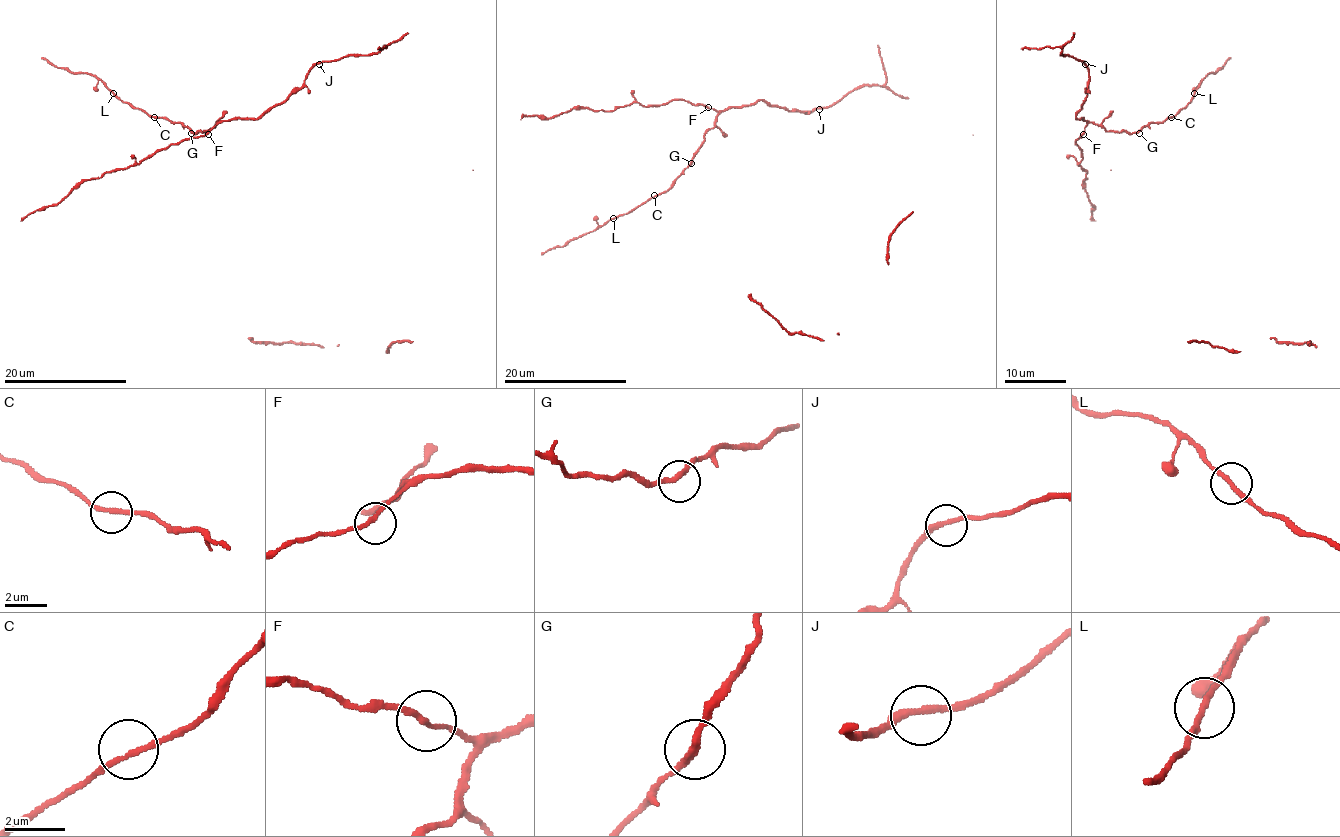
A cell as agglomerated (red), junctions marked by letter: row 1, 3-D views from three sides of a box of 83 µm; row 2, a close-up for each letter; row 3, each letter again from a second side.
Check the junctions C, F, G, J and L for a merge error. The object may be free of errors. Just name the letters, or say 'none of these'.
none of these

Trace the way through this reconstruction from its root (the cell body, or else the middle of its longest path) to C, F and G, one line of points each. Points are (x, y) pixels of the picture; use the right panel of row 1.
C: (1083, 62), (1088, 70), (1088, 96), (1076, 113), (1079, 119), (1108, 131), (1137, 133), (1171, 117)
F: (1083, 62), (1088, 70), (1088, 96), (1076, 113), (1079, 119), (1086, 122), (1083, 134)
G: (1083, 62), (1088, 70), (1088, 96), (1076, 116), (1108, 131), (1139, 133)

